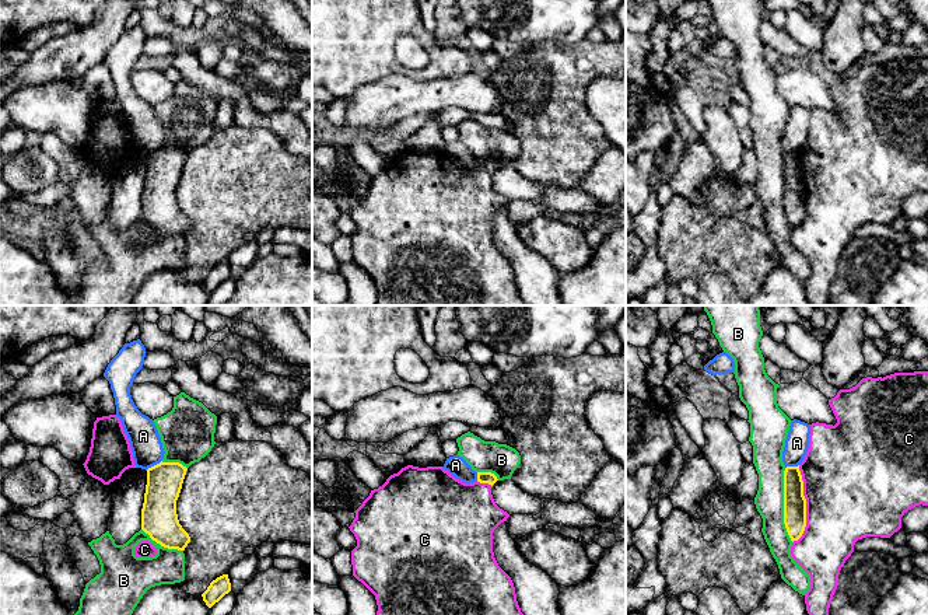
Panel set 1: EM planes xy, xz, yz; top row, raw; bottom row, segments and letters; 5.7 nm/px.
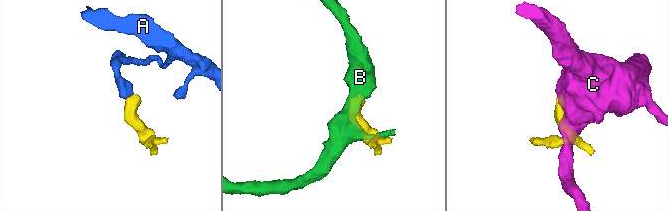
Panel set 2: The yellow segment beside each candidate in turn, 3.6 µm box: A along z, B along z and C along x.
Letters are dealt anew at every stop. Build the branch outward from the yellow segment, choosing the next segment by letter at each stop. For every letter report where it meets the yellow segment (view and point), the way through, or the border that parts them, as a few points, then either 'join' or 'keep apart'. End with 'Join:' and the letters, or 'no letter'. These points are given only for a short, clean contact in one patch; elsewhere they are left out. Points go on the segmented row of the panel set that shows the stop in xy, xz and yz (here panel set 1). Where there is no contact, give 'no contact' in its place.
A: meets yellow in xy at (154, 465); border along xy (161, 460), (146, 470); keep apart
B: meets yellow in yz at (784, 505); keep apart
C: meets yellow in yz at (805, 505); keep apart
Join: no letter

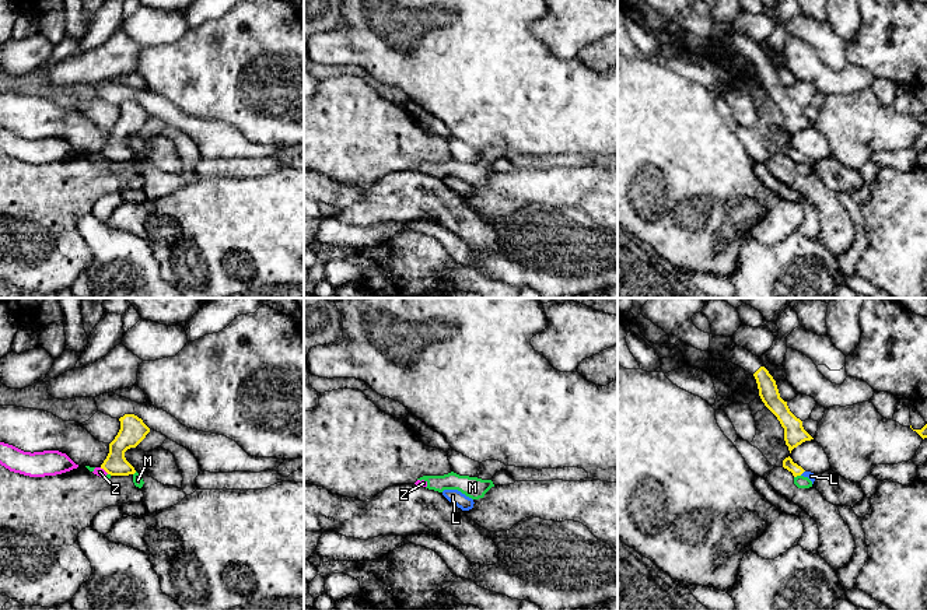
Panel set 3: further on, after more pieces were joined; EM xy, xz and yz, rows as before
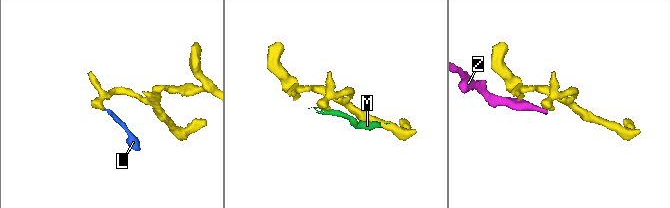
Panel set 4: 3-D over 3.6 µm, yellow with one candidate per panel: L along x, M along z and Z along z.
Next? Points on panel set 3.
L: meets yellow in yz at (801, 473); runs through yz (787, 463), (801, 473), (811, 476); join
M: meets yellow in yz at (797, 474); border along yz (800, 474), (794, 477); keep apart
Z: meets yellow in xy at (104, 469); border along xy (100, 467), (108, 473); keep apart
Join: L

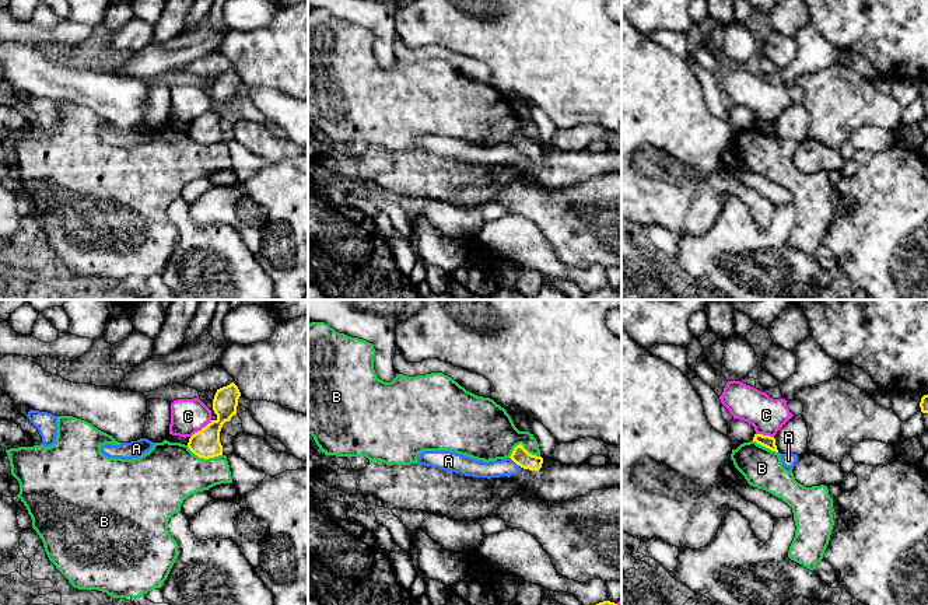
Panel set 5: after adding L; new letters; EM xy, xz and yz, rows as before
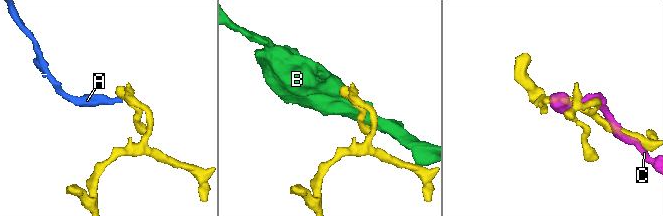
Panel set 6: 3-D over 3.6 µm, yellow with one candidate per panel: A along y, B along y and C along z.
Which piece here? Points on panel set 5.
A: meets yellow in xz at (515, 462); border along xz (510, 457), (519, 465); keep apart
B: meets yellow in xy at (205, 458); keep apart
C: meets yellow in xy at (202, 429); keep apart
Join: no letter

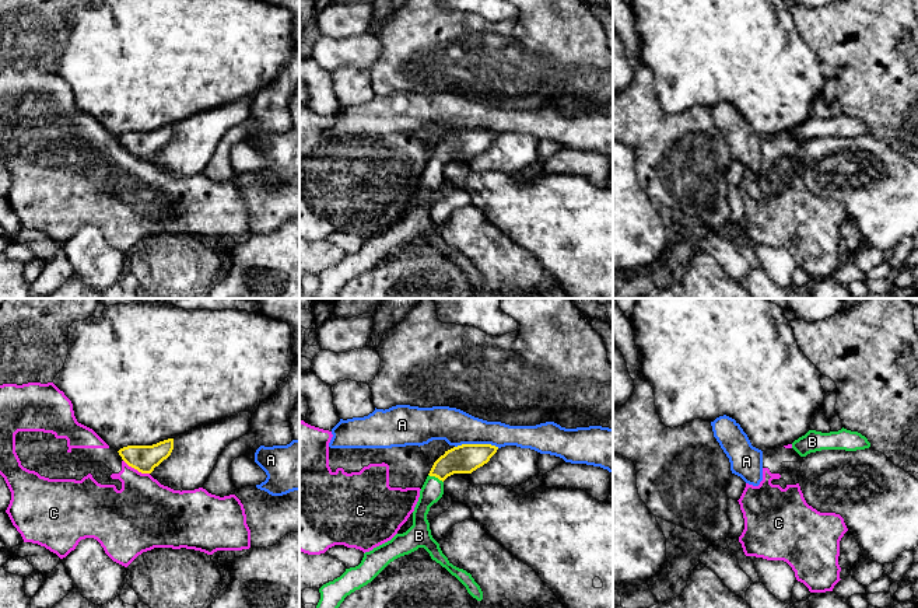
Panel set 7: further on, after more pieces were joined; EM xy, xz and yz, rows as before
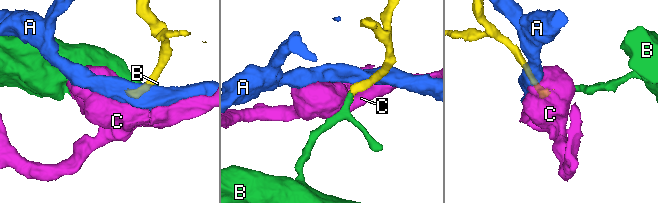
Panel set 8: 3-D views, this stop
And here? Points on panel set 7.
A: meets yellow in xz at (477, 444); border along xz (455, 446), (494, 444), (498, 447); keep apart
B: meets yellow in xz at (435, 477); runs through xz (465, 458), (449, 463), (435, 477), (433, 489); join
C: meets yellow in xy at (136, 468); border along xy (123, 460), (139, 471), (149, 474); keep apart
Join: B

